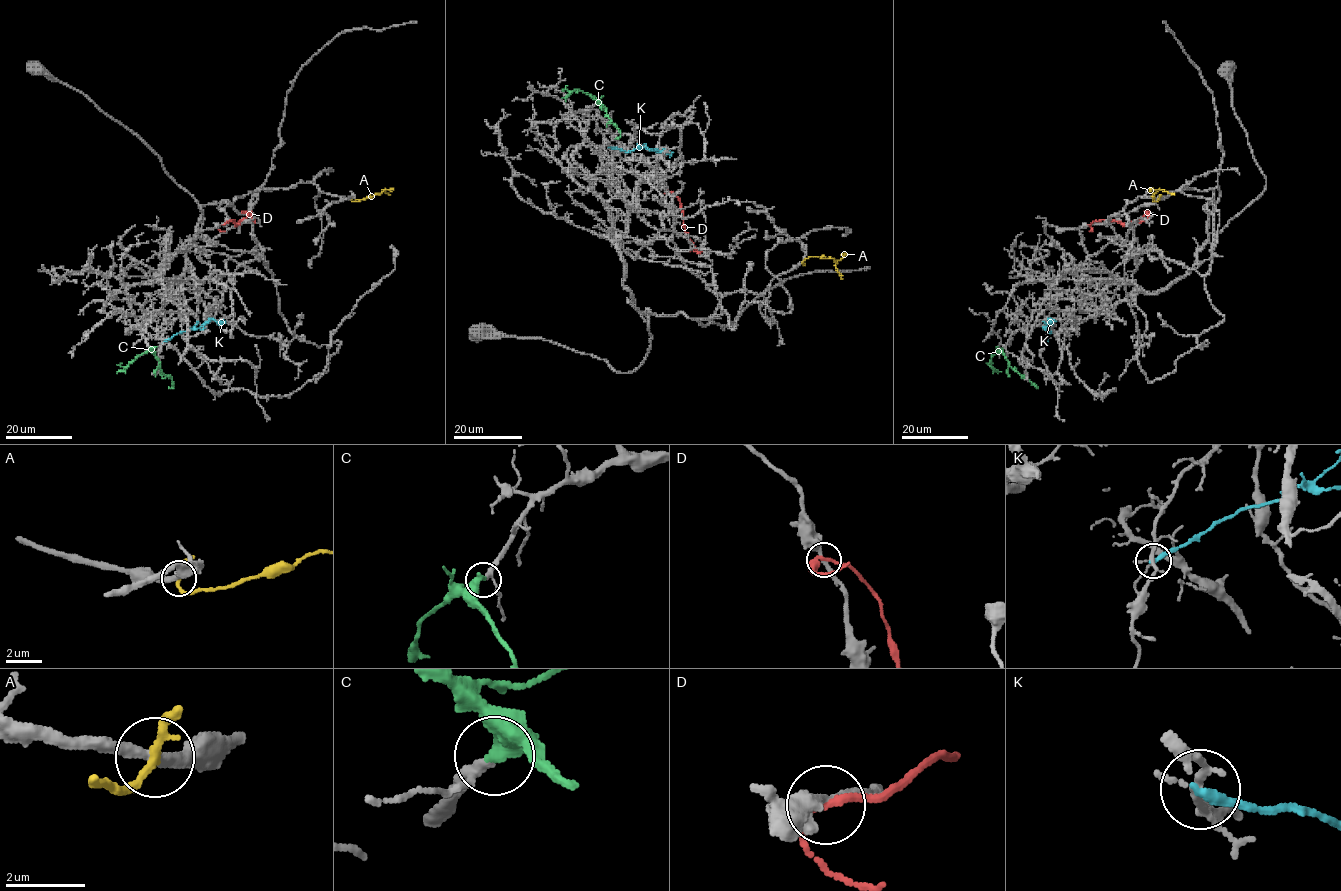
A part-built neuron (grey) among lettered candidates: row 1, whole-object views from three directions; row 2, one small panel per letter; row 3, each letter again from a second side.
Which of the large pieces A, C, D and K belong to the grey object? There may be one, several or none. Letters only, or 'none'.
C

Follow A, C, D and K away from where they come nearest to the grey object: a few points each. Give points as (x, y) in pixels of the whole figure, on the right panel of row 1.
A: (1158, 198), (1153, 200), (1158, 191), (1175, 194)
C: (1003, 348), (1002, 353), (1009, 364), (1037, 387)
D: (1089, 225), (1103, 219), (1130, 225), (1146, 214), (1148, 217), (1140, 222)
K: (1045, 342), (1050, 332), (1046, 328), (1047, 322), (1050, 318), (1055, 321)

